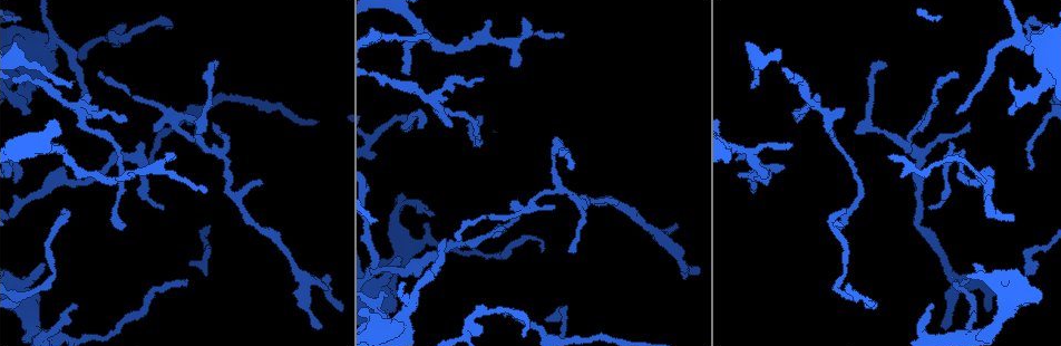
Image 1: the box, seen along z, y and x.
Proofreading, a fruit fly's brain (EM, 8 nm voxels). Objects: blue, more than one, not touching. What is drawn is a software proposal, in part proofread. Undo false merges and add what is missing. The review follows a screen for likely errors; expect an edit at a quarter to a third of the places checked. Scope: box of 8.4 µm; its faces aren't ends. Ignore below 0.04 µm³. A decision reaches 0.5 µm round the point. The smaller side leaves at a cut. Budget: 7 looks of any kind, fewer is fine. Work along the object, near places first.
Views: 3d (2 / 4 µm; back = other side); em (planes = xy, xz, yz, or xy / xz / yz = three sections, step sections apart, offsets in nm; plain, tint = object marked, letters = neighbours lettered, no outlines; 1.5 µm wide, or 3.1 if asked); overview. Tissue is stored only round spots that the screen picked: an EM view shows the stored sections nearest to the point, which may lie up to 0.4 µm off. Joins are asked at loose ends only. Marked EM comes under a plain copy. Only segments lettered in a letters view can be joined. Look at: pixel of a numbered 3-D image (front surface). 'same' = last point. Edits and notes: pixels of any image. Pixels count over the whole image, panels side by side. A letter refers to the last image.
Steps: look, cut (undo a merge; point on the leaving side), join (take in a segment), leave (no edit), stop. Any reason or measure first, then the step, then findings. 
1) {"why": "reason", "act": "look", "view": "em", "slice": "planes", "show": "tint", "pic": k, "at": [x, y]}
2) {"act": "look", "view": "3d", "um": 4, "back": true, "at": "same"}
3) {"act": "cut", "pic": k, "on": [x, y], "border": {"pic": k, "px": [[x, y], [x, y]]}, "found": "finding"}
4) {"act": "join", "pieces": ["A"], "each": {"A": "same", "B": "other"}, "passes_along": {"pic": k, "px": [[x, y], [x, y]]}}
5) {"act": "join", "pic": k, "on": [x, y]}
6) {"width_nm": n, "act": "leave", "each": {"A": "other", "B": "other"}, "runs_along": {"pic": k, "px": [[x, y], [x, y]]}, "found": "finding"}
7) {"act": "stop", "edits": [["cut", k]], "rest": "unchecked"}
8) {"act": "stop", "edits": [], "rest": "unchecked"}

{"why": "sharp bend", "act": "look", "view": "em", "slice": "planes", "show": "tint", "pic": 1, "at": [1037, 88]}

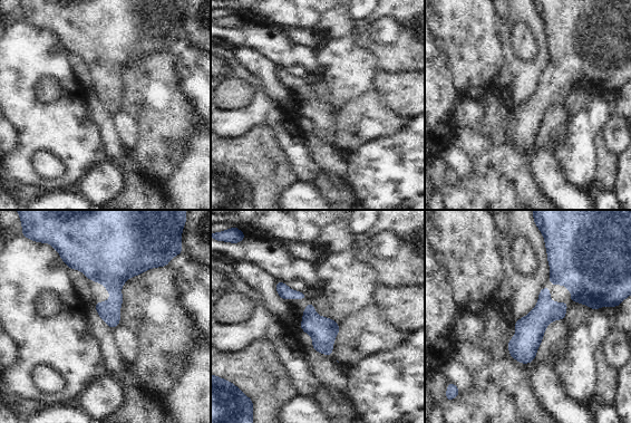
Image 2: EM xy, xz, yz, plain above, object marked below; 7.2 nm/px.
{"why": "what lies round it", "act": "look", "view": "em", "slice": "planes", "show": "letters", "at": "same"}

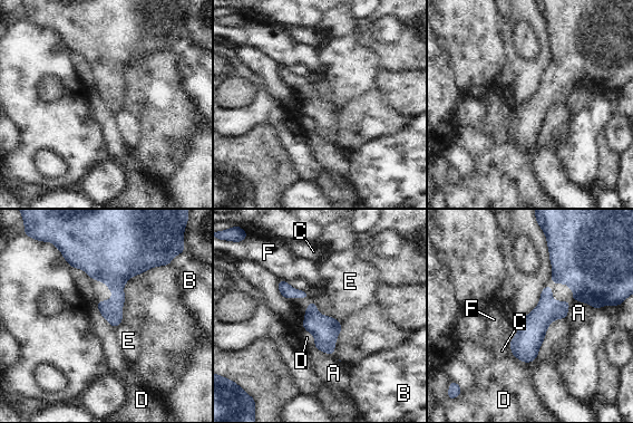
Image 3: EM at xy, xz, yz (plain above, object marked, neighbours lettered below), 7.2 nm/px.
{"act": "leave", "each": {"A": "other", "B": "other", "C": "other", "D": "other", "E": "other", "F": "other"}, "found": "all the same neuron"}

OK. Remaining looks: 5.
{"why": "thin end", "act": "look", "view": "em", "slice": "planes", "show": "letters", "pic": 1, "at": [500, 234]}

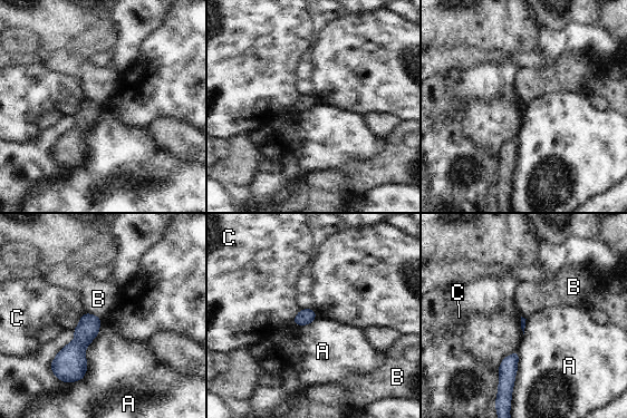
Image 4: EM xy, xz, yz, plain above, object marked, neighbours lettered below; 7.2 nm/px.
{"act": "leave", "each": {"A": "other", "B": "other", "C": "other"}, "border": {"pic": 4, "px": [[102, 319], [85, 375], [68, 384]]}, "found": "no lettered segment goes on from it"}

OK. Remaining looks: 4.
{"why": "tapers out", "act": "look", "view": "em", "slice": "planes", "show": "letters", "pic": 1, "at": [793, 146]}

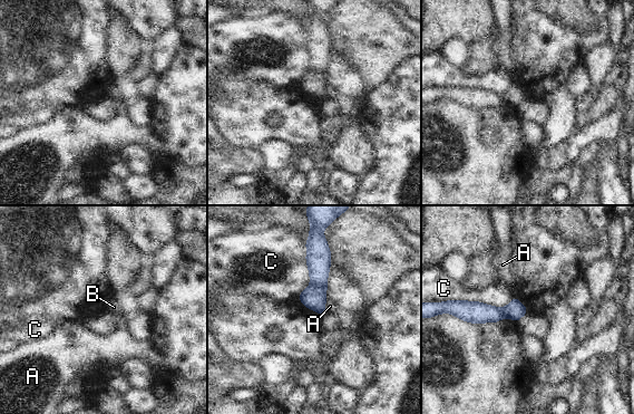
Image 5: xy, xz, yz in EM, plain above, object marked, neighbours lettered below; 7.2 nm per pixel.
{"longest_contact_nm": ["C", 440], "act": "leave", "each": {"A": "other", "B": "other", "C": "other"}, "runs_along": {"pic": 5, "px": [[309, 247], [318, 256], [321, 310]]}, "found": "no lettered segment goes on from it"}

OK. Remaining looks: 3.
{"act": "stop", "edits": [], "rest": "unchecked"}

